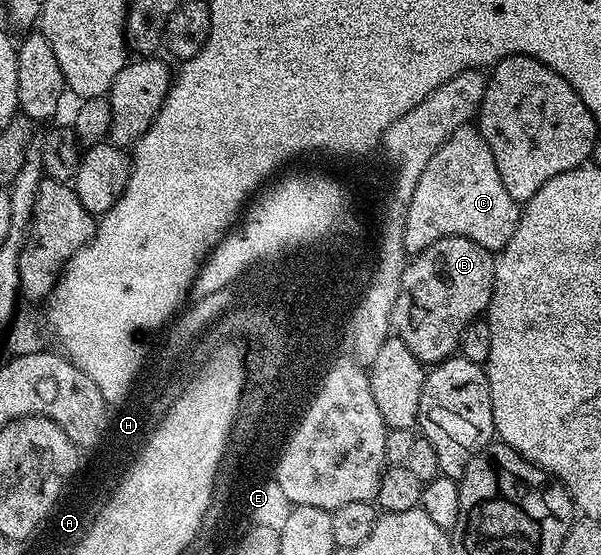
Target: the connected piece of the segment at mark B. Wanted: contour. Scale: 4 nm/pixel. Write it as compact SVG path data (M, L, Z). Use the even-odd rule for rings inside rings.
M442 237L436 243L429 245L423 253L417 254L413 258L416 263L428 263L430 275L424 275L422 285L418 287L418 295L422 295L424 301L434 301L438 307L426 307L426 309L438 309L446 311L442 317L438 317L436 323L442 325L432 325L432 337L422 341L420 339L420 351L412 351L416 359L423 363L437 363L455 356L458 344L456 344L456 329L454 323L460 323L466 317L481 318L485 314L486 308L490 305L492 291L494 290L494 263L496 257L493 252L480 243L476 243L467 237Z

